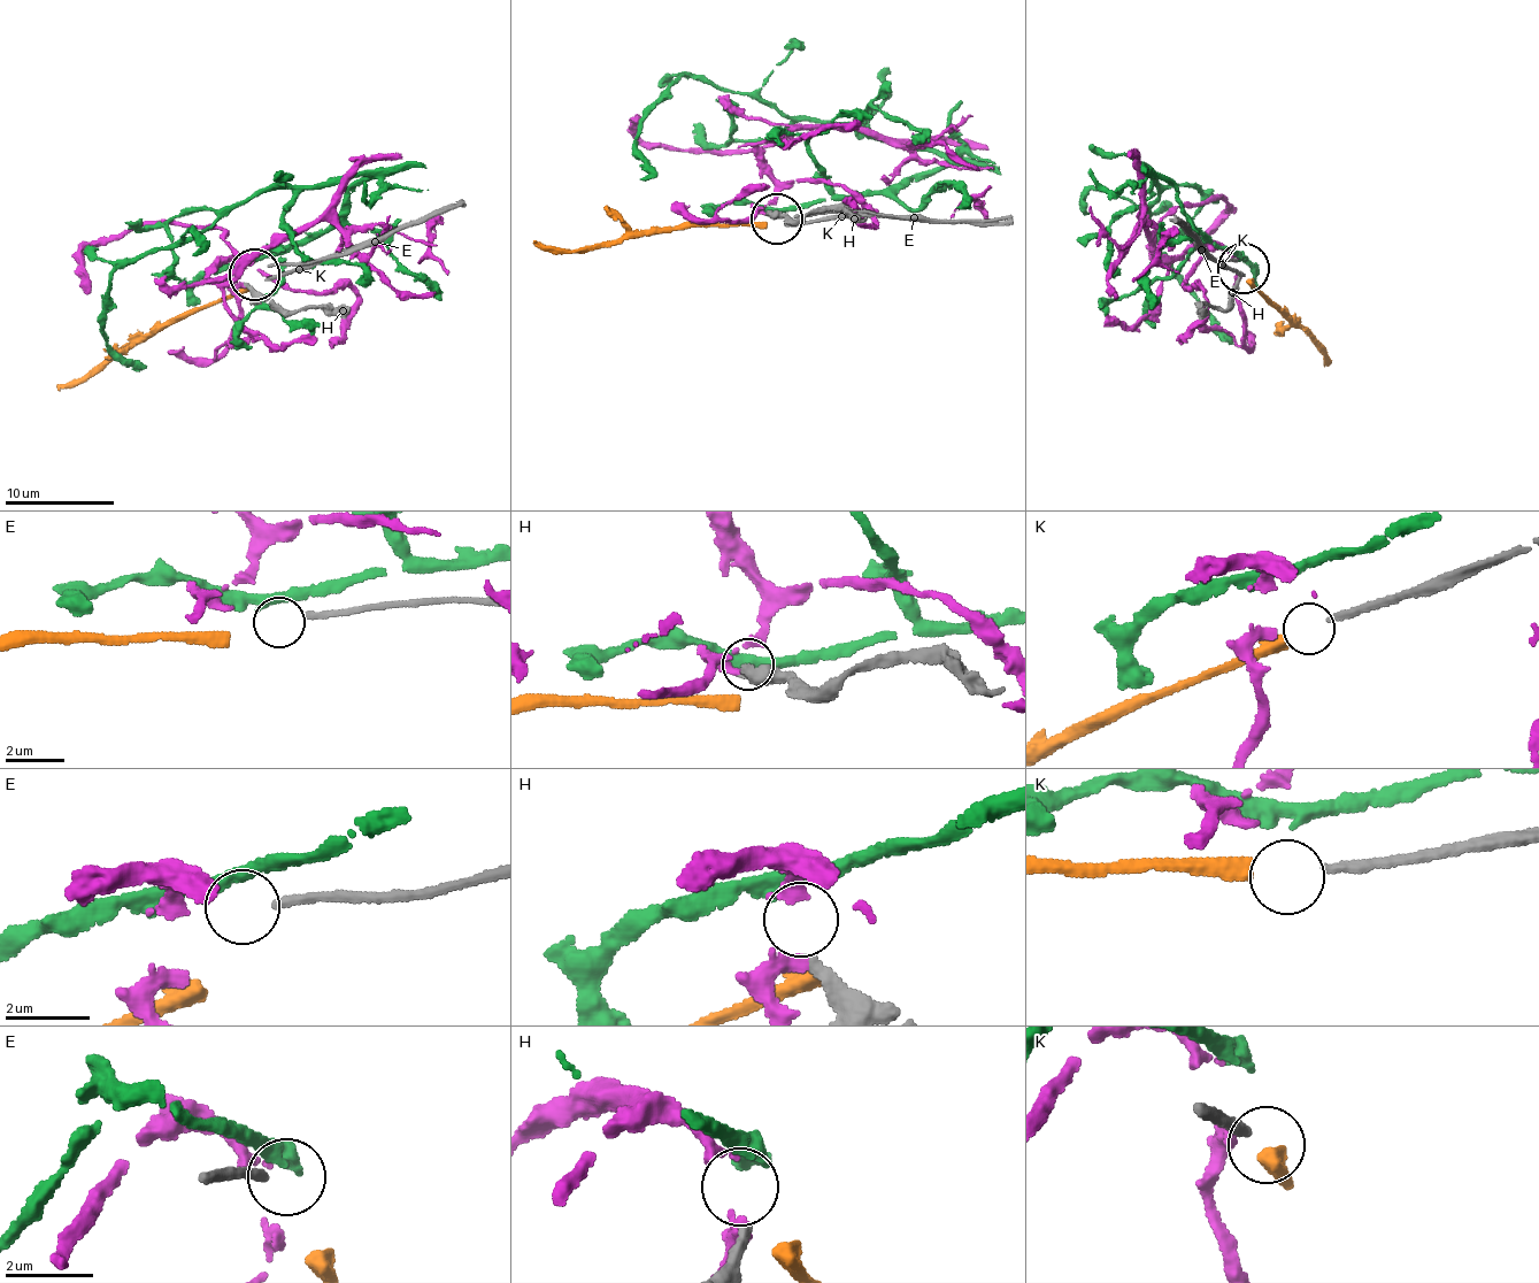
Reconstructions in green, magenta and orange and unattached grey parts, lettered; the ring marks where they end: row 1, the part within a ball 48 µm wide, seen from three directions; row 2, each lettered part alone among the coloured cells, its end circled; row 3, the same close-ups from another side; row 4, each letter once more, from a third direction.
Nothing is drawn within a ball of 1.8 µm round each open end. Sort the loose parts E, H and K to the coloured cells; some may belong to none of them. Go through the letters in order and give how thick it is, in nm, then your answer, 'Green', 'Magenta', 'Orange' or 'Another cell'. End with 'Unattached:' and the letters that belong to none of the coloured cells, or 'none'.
E: Thickness 240 nm. Another cell
H: Thickness 280 nm. Green
K: Thickness 220 nm. Orange
Unattached: E

